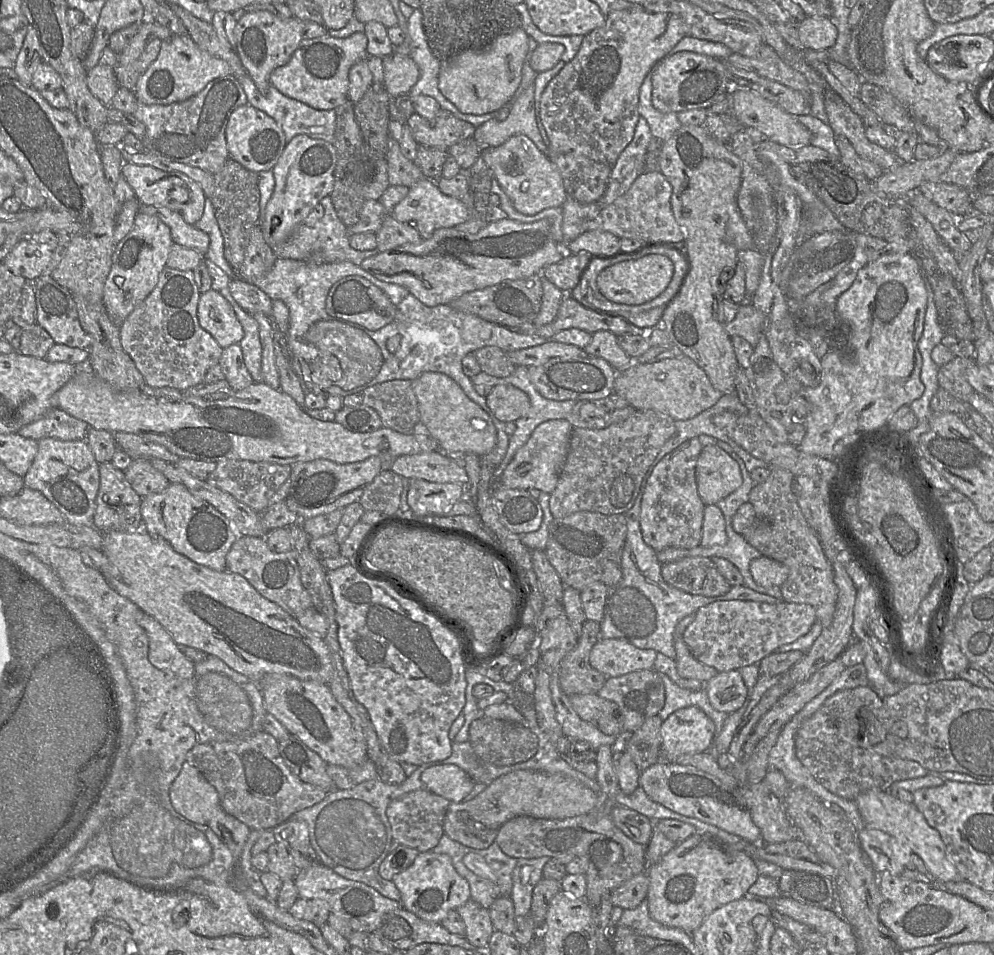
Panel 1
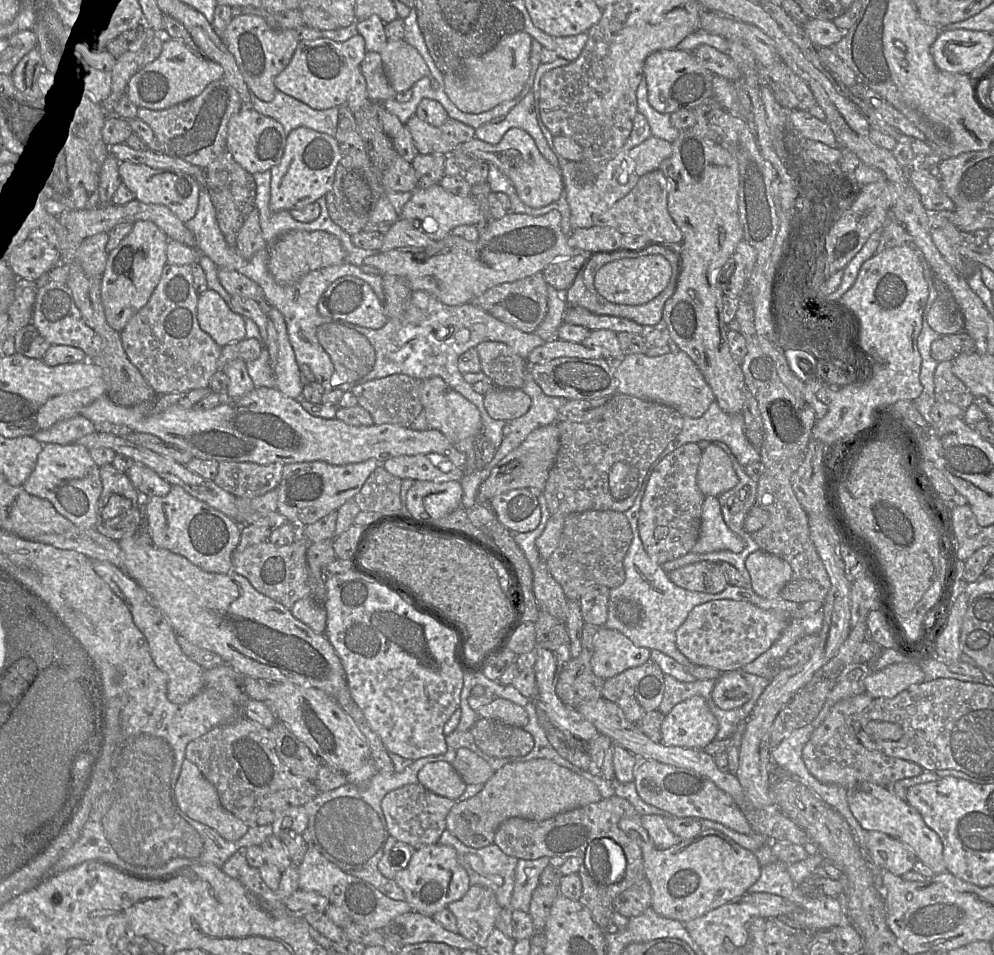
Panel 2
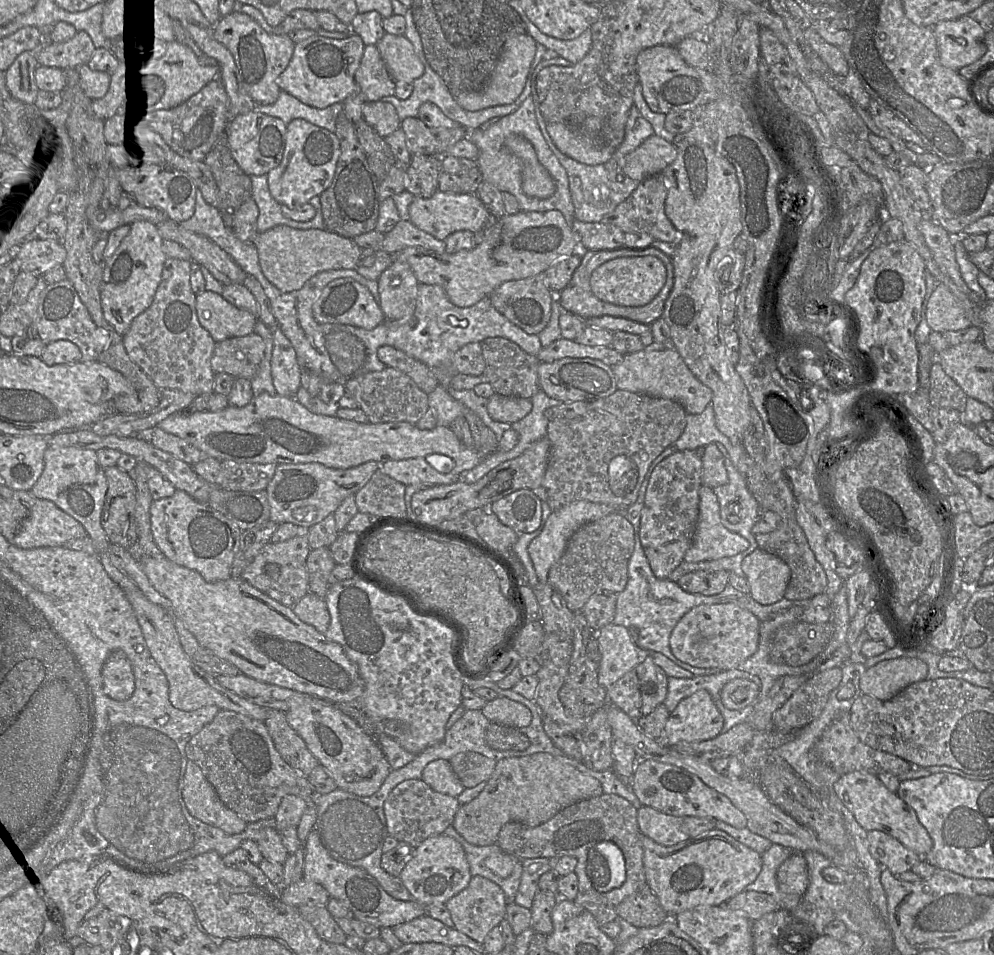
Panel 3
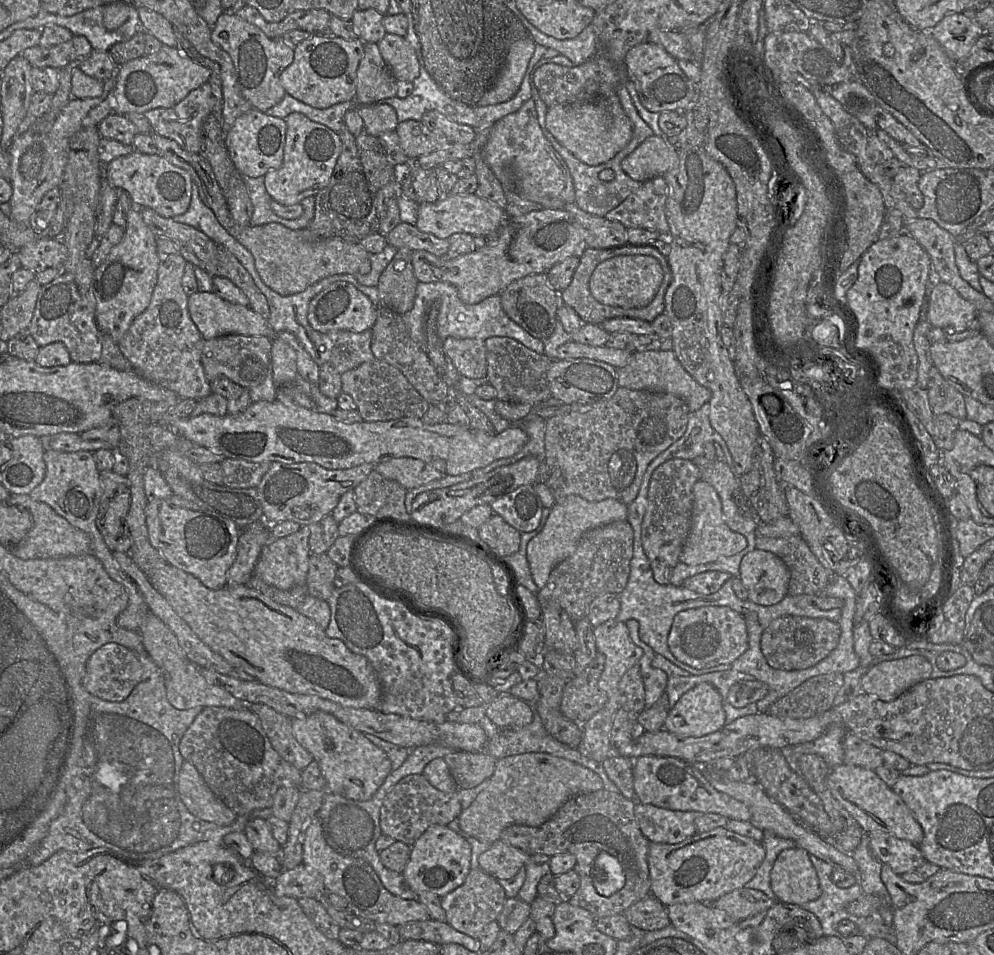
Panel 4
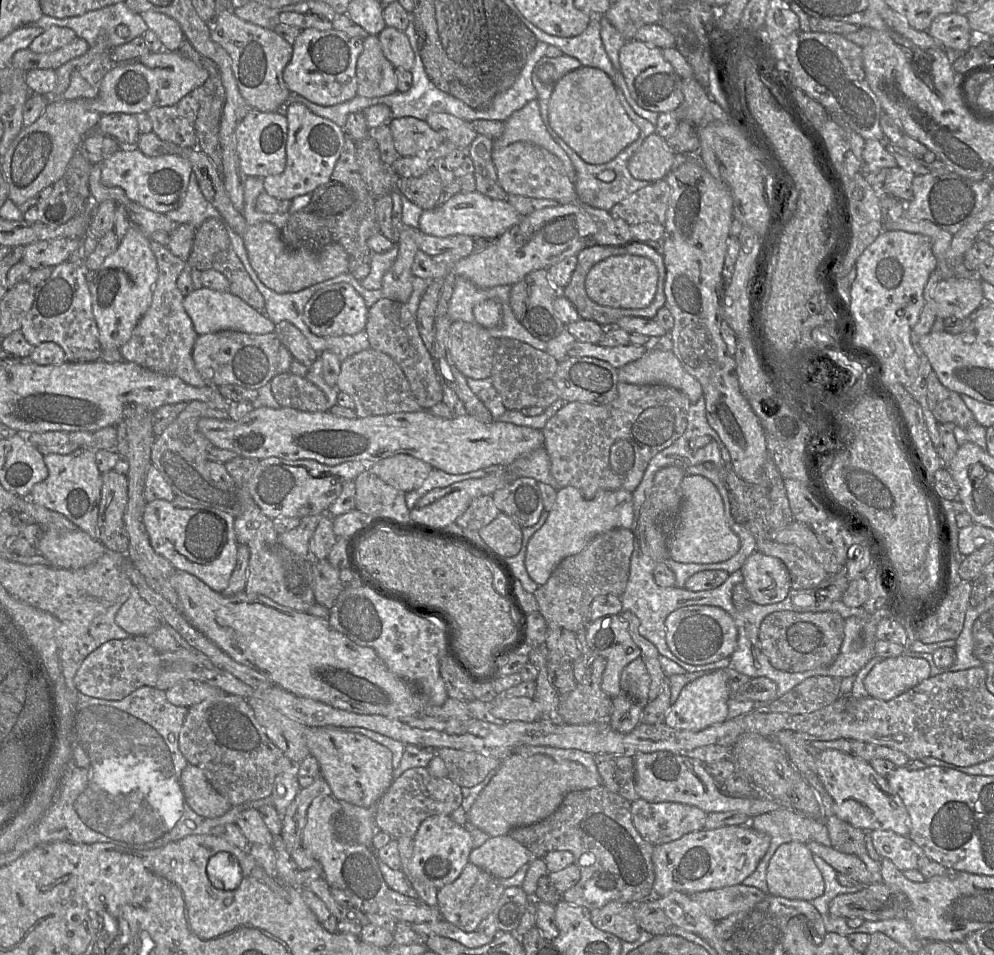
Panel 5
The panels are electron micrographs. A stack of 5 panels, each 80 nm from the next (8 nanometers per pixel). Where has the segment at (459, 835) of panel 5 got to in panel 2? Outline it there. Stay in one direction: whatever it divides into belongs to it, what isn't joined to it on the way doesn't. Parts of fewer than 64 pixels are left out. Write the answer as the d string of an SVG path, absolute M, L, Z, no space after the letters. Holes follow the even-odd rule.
M439 843L415 849L407 867L400 870L393 879L403 890L411 911L431 917L447 908L449 903L461 899L470 888L468 873L459 863L456 850Z

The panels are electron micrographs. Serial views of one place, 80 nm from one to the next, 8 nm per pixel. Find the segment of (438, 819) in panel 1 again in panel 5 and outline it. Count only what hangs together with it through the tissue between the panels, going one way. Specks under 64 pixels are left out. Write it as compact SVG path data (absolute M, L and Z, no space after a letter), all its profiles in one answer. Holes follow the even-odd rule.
M427 767L407 769L395 779L375 805L375 823L392 839L415 837L423 820L434 815L451 815L461 806L461 787L450 778L438 778L430 774Z

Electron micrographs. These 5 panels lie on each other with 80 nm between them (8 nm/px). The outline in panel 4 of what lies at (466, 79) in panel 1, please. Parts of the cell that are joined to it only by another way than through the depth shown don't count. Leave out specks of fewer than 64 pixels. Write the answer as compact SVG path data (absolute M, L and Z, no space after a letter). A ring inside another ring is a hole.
M532 37L512 44L495 83L484 93L477 106L499 104L515 96L521 86L535 46L536 43Z

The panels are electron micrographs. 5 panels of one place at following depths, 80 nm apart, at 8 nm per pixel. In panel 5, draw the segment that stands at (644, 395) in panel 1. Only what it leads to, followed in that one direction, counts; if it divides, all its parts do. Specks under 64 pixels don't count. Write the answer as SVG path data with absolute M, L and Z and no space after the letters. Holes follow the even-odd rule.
M647 350L638 360L618 369L618 380L636 385L671 386L686 394L691 403L703 396L699 381L686 372L672 350Z

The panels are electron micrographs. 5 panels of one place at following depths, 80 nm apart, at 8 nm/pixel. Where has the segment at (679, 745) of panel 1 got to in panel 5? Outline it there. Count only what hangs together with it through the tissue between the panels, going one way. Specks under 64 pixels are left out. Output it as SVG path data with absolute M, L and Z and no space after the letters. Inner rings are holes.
M716 669L707 672L682 688L677 700L670 706L664 723L673 729L688 731L700 731L720 724L728 719L728 698L729 687L725 670Z

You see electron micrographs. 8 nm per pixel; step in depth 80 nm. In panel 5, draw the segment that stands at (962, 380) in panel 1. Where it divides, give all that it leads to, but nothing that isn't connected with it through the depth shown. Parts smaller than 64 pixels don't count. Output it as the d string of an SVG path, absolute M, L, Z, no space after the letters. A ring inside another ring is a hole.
M933 370L927 378L927 402L938 423L951 422L961 428L977 423L960 394L942 385Z

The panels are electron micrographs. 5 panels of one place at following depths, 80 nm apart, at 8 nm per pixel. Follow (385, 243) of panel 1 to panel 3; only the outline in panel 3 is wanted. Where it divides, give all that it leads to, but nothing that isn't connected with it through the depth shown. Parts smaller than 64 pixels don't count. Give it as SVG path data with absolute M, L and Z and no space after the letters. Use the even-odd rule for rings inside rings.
M400 220L395 227L384 235L381 250L396 255L406 247L419 246L436 253L444 253L445 241L417 228L409 220Z

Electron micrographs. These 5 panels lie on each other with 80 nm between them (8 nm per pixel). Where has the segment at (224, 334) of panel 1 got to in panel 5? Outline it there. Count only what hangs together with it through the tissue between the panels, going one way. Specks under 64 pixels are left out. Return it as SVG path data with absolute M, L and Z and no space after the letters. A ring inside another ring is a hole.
M202 287L184 296L183 307L198 335L224 330L250 334L267 334L273 332L275 329L275 324L265 315L265 312L254 309L230 292L220 292Z

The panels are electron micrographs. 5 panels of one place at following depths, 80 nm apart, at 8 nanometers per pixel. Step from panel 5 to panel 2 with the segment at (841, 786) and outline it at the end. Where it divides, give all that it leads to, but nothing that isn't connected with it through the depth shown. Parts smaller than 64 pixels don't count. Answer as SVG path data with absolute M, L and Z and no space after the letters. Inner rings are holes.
M860 782L847 789L849 808L861 827L867 831L880 831L907 844L918 860L926 864L934 874L947 871L943 859L943 845L938 834L929 828L920 813L883 787L871 782Z

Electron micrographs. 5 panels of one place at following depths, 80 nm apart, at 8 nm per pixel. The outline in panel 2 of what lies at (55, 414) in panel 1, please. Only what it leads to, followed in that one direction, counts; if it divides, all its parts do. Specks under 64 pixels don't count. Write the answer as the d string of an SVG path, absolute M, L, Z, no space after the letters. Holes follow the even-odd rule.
M82 415L61 420L47 429L36 432L35 437L42 444L72 444L83 436L96 431L94 423Z

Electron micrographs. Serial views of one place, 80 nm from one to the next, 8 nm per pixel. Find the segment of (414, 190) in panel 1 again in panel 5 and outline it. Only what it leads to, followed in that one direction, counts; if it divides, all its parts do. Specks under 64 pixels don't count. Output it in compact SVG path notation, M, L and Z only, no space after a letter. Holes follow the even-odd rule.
M479 192L457 194L433 209L424 210L419 218L418 229L436 237L466 235L472 238L497 239L504 232L519 223L521 216L507 199L495 200Z

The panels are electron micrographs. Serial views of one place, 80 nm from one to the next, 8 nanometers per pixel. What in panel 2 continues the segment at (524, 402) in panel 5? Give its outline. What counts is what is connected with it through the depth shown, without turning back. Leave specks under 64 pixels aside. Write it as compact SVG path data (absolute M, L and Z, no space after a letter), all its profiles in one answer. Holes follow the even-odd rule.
M487 341L475 347L477 349L481 371L488 376L495 387L521 389L525 383L529 364L502 342Z

